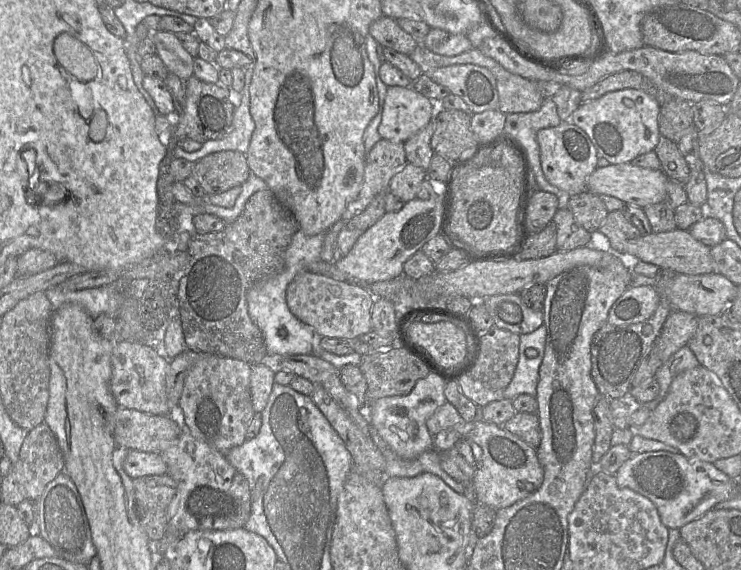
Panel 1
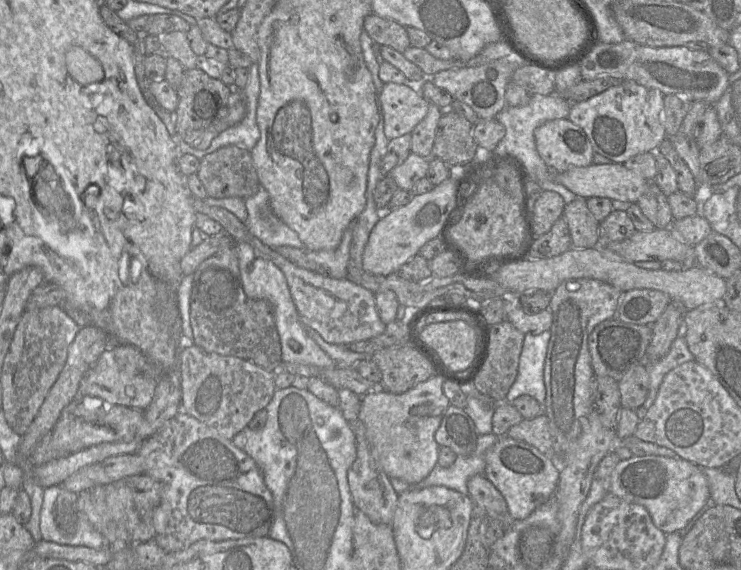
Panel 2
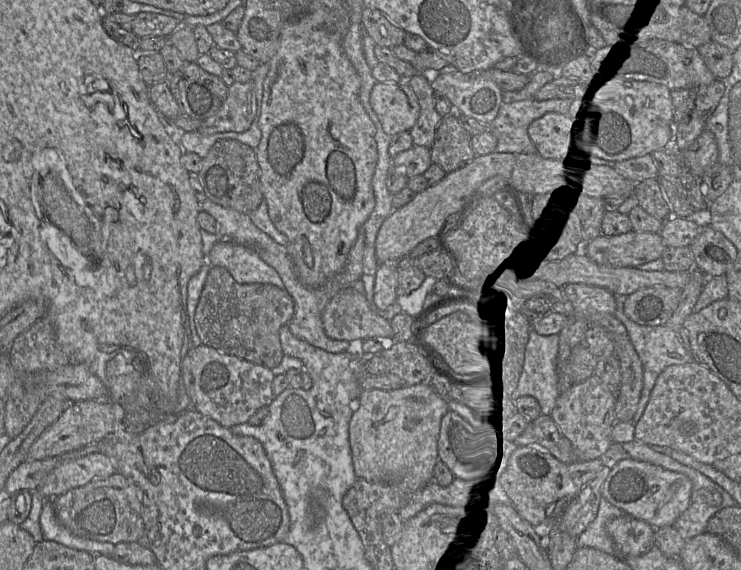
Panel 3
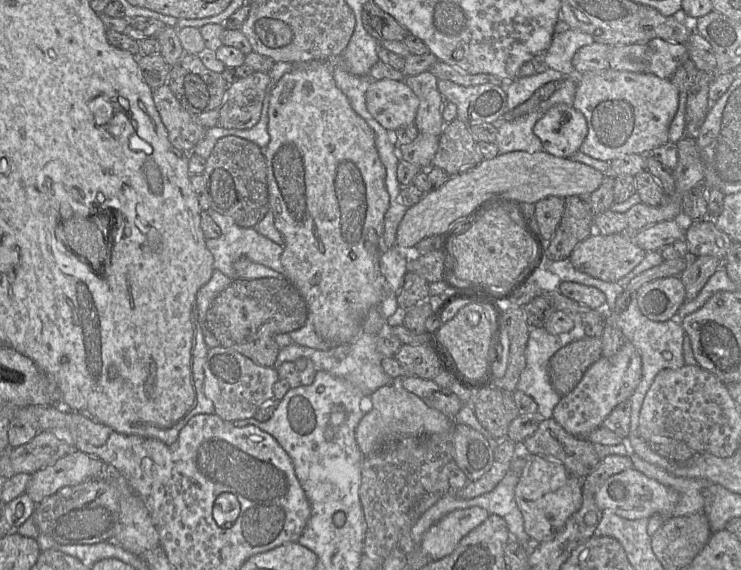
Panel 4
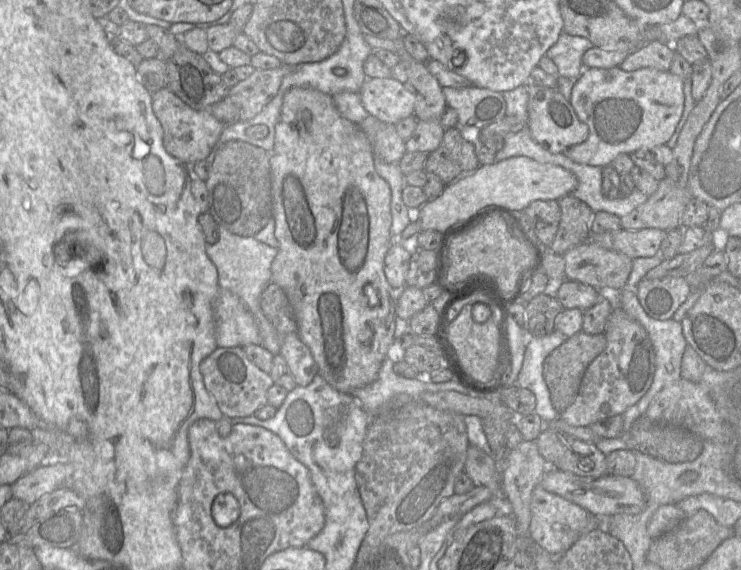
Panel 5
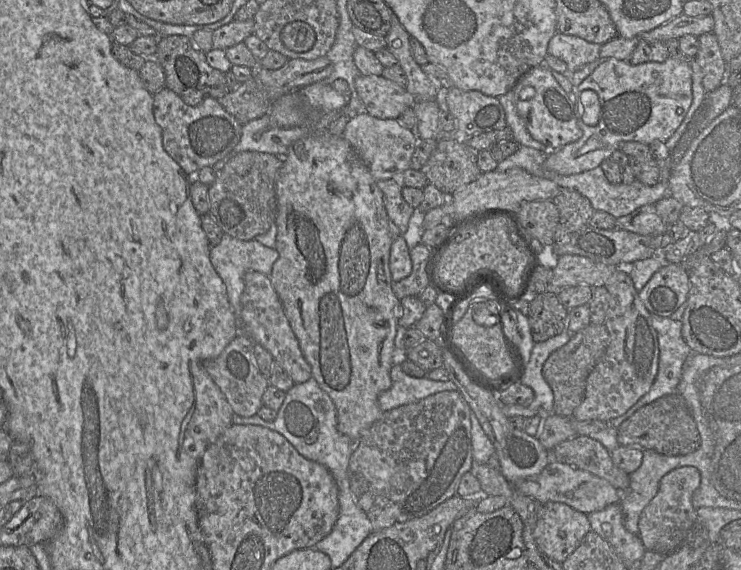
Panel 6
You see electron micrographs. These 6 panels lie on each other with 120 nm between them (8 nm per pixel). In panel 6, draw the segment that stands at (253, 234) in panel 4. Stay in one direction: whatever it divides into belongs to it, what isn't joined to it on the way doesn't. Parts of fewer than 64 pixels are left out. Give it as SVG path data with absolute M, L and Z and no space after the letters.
M224 233L221 242L217 246L210 247L209 258L215 271L225 284L228 300L239 321L241 296L245 286L245 273L248 271L257 271L269 276L273 264L278 259L278 251L276 248L273 249L262 245L255 239L244 241Z

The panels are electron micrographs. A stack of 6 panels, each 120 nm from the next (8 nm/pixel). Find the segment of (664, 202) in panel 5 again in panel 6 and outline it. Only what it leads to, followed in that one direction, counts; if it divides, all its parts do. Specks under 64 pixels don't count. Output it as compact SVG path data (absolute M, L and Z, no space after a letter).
M654 204L642 206L617 219L618 229L654 238L659 238L669 227L657 214Z

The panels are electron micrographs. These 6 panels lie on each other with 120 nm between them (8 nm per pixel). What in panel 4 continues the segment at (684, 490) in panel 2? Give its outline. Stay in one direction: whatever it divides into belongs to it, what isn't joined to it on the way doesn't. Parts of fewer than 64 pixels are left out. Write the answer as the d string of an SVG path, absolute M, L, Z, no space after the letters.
M635 468L609 477L595 494L595 502L599 509L611 510L620 517L629 520L650 518L653 515L670 518L679 498L680 495L676 490L647 477Z

